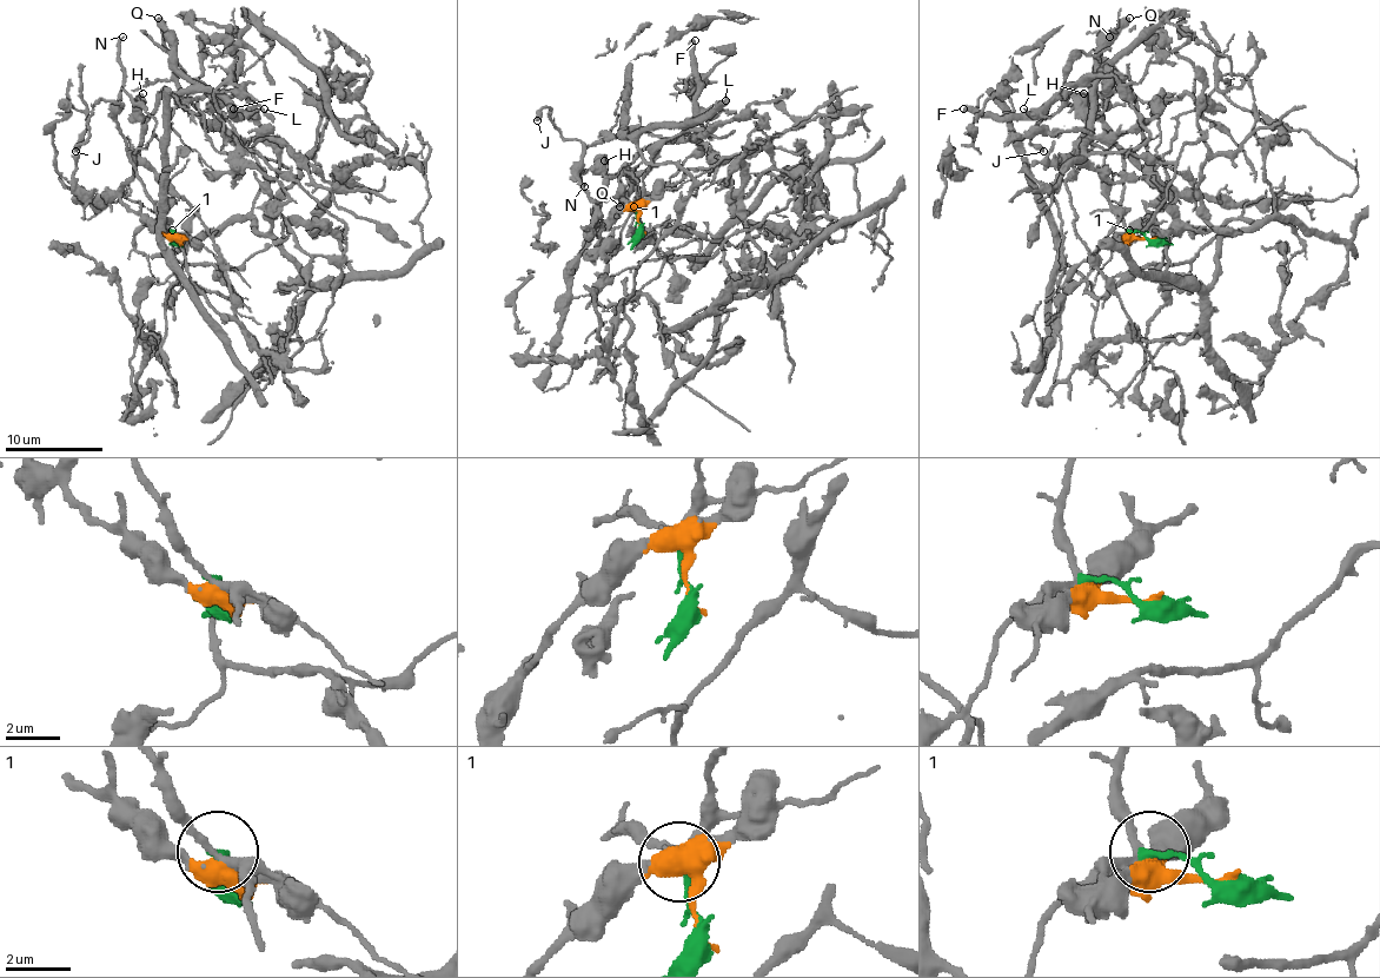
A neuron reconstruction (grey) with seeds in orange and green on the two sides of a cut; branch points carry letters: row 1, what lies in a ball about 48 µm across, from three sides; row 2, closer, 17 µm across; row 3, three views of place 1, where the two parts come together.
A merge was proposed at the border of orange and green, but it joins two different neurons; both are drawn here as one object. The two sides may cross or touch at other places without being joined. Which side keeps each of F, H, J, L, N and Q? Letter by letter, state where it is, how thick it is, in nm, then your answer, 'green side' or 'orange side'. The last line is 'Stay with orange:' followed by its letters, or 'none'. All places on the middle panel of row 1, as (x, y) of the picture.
F: at (695, 40); 480 nm thick; orange side
H: at (604, 160); 650 nm thick; orange side
J: at (537, 120); 400 nm thick; green side
L: at (725, 100); 110 nm thick; orange side
N: at (584, 186); 220 nm thick; green side
Q: at (619, 206); 480 nm thick; orange side
Stay with orange: F, H, L, Q

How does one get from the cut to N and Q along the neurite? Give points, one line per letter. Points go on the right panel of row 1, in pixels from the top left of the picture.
N: (1152, 240), (1132, 230), (1120, 218), (1122, 152), (1095, 105), (1095, 59), (1110, 37)
Q: (1152, 240), (1134, 232), (1176, 193), (1118, 143), (1088, 98), (1073, 88), (1097, 68), (1097, 52), (1129, 18)

